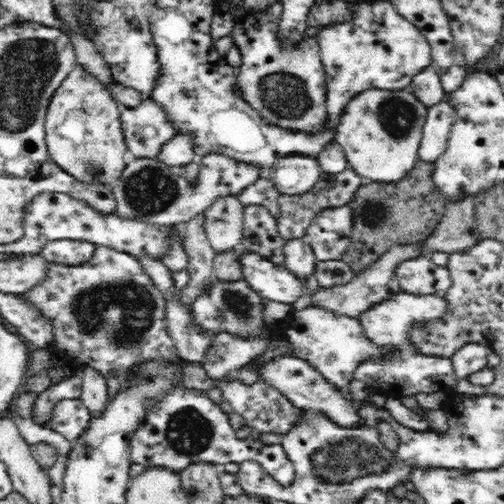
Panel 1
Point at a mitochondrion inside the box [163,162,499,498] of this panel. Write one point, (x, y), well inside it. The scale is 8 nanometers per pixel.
(342, 460)

